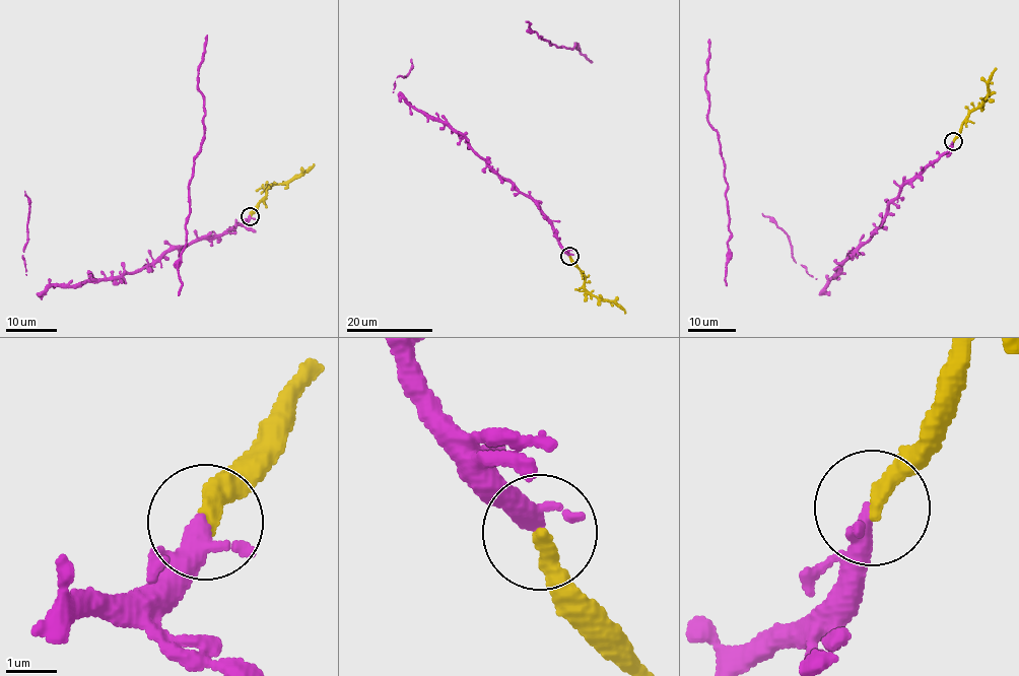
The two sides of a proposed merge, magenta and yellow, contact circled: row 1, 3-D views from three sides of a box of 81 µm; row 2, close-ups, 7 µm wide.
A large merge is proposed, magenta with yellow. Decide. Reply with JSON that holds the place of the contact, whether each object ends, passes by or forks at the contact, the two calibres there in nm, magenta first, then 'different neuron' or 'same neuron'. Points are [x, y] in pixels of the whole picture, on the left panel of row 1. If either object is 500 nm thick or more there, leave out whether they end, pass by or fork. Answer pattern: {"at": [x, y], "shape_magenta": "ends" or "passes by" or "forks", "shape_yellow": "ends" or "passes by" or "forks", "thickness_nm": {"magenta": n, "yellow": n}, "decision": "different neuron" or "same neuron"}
{"at": [250, 216], "shape_magenta": "passes by", "shape_yellow": "ends", "thickness_nm": {"magenta": 280, "yellow": 340}, "decision": "same neuron"}

